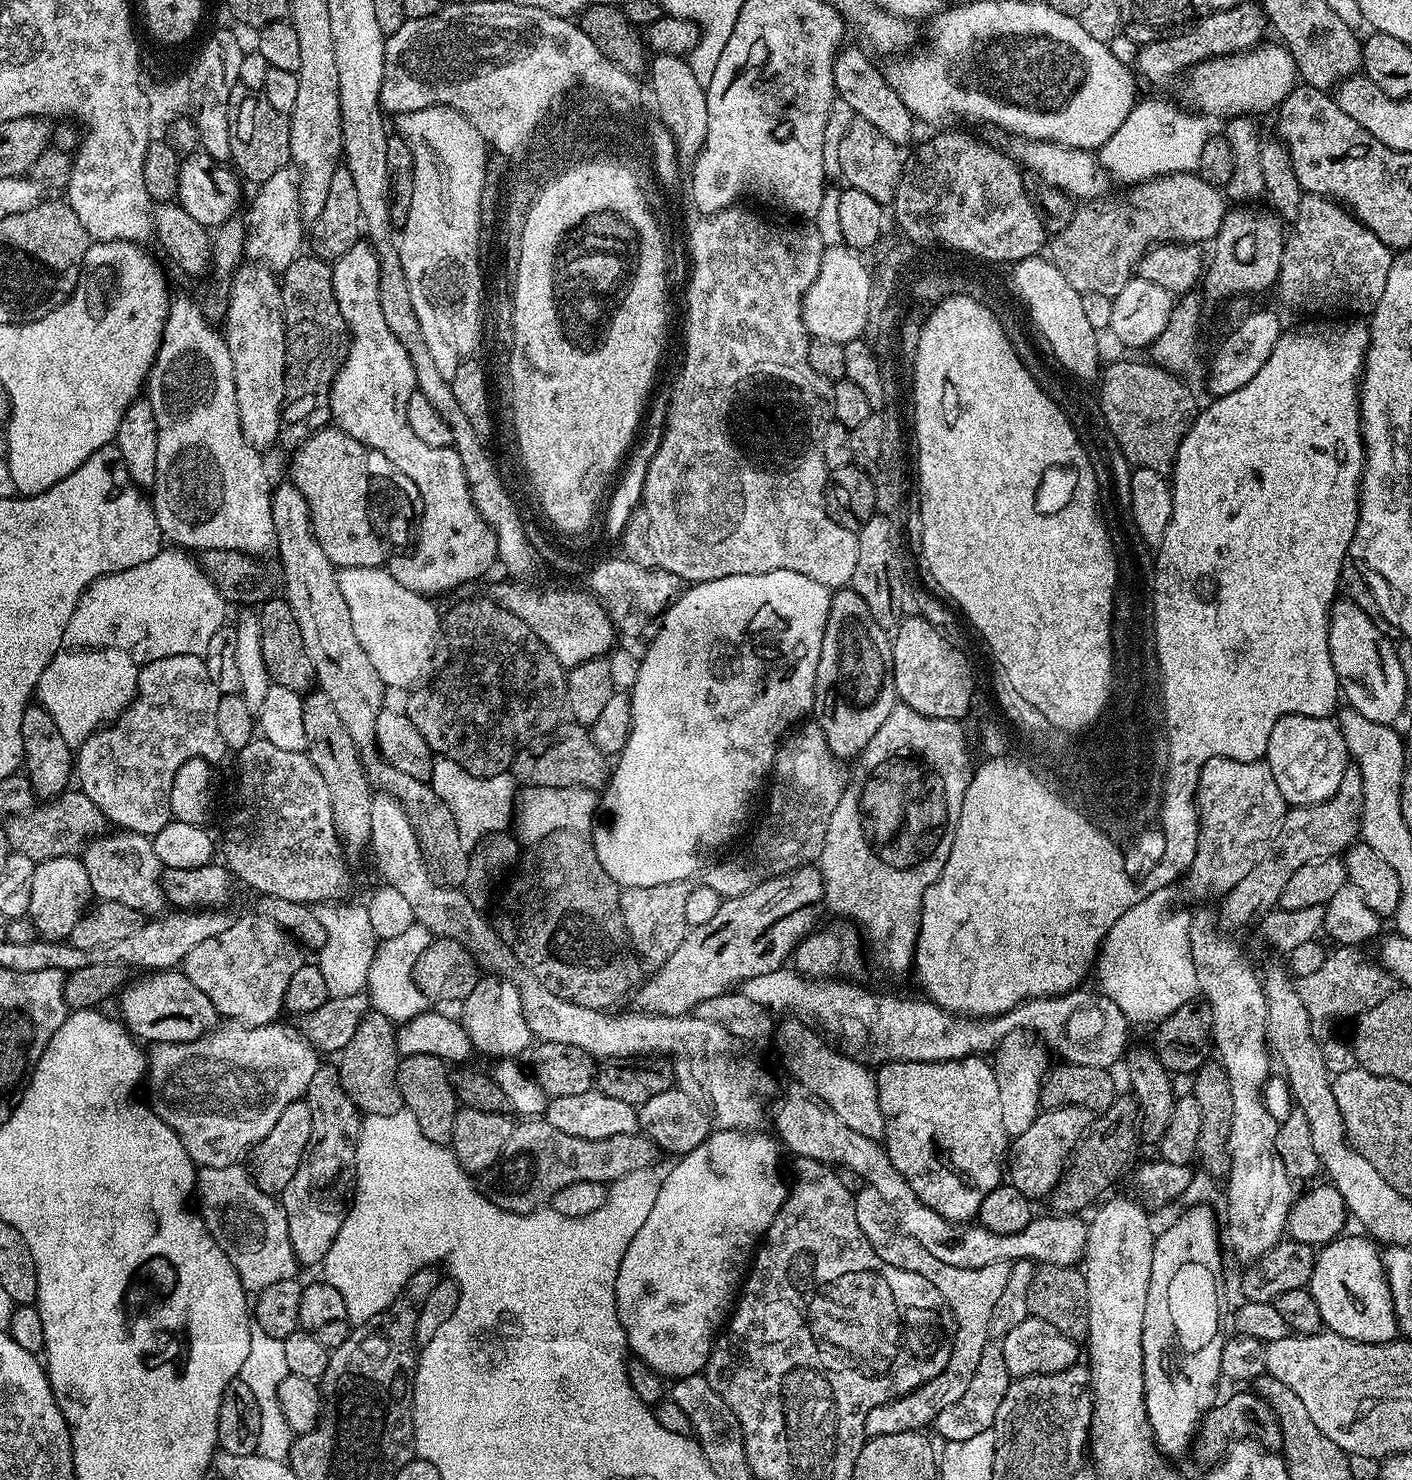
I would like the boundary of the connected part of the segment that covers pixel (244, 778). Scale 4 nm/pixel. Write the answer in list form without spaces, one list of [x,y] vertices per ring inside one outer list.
[[[254,738],[246,746],[237,751],[238,756],[238,788],[236,797],[232,800],[232,809],[228,812],[228,817],[224,820],[224,841],[219,841],[218,852],[222,857],[222,863],[237,881],[253,888],[256,894],[260,896],[273,896],[274,898],[285,899],[289,902],[296,902],[307,906],[319,906],[329,902],[340,902],[345,899],[344,896],[352,888],[352,876],[348,873],[348,868],[344,865],[346,861],[346,853],[340,846],[340,840],[336,836],[334,830],[334,822],[332,821],[332,811],[330,810],[330,798],[326,800],[308,800],[310,794],[310,782],[306,782],[308,776],[314,776],[312,770],[313,763],[310,762],[306,752],[281,750],[274,746],[269,740],[263,738]]]

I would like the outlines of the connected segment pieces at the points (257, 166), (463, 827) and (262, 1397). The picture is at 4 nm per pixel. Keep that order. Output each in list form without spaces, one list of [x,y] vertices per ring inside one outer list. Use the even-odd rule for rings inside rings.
[[[238,83],[230,94],[230,160],[235,171],[245,181],[253,180],[253,185],[259,186],[278,174],[278,170],[289,167],[292,155],[290,154],[290,126],[289,117],[282,115],[270,102],[266,102],[263,91],[247,88],[245,84]]]
[[[436,758],[432,761],[430,785],[442,798],[442,802],[446,802],[450,814],[454,814],[458,838],[466,850],[472,850],[483,836],[505,831],[509,827],[507,824],[512,820],[512,803],[516,800],[518,785],[508,772],[483,780],[466,774],[458,762]]]
[[[253,1326],[250,1330],[250,1354],[246,1354],[246,1362],[242,1362],[242,1370],[239,1380],[246,1382],[254,1393],[254,1402],[260,1407],[260,1429],[258,1430],[258,1446],[256,1452],[266,1458],[284,1460],[291,1453],[294,1434],[286,1422],[286,1418],[280,1409],[280,1403],[276,1397],[278,1386],[282,1378],[289,1376],[286,1366],[286,1357],[282,1350],[284,1341],[278,1338],[270,1338],[266,1330]]]

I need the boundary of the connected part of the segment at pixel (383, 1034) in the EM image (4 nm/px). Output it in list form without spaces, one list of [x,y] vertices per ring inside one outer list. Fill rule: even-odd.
[[[370,1010],[358,1022],[354,1038],[350,1038],[350,1042],[346,1042],[344,1049],[338,1053],[342,1090],[346,1090],[356,1111],[364,1116],[389,1116],[404,1108],[396,1081],[396,1073],[402,1059],[396,1050],[396,1029],[397,1025],[393,1021],[380,1012]]]

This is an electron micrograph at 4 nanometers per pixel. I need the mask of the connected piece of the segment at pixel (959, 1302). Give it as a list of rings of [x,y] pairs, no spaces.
[[[865,1188],[855,1193],[856,1205],[854,1214],[858,1214],[858,1226],[862,1226],[862,1234],[866,1234],[866,1242],[890,1266],[898,1266],[902,1270],[910,1270],[926,1282],[933,1284],[948,1304],[953,1318],[956,1320],[956,1338],[952,1341],[950,1362],[946,1362],[946,1370],[933,1380],[928,1380],[911,1392],[905,1392],[888,1400],[882,1406],[874,1406],[870,1414],[866,1414],[864,1423],[865,1437],[885,1436],[886,1434],[902,1434],[924,1430],[937,1418],[943,1417],[950,1406],[954,1406],[966,1394],[972,1381],[972,1375],[982,1362],[982,1354],[989,1342],[988,1331],[992,1321],[994,1306],[998,1306],[998,1298],[1002,1298],[1002,1290],[1006,1286],[1006,1278],[1010,1278],[1012,1264],[994,1262],[994,1266],[982,1266],[978,1270],[966,1270],[958,1266],[946,1266],[946,1262],[938,1262],[926,1246],[914,1242],[903,1230],[896,1227],[894,1214],[890,1214],[890,1206],[882,1199],[878,1190]]]

